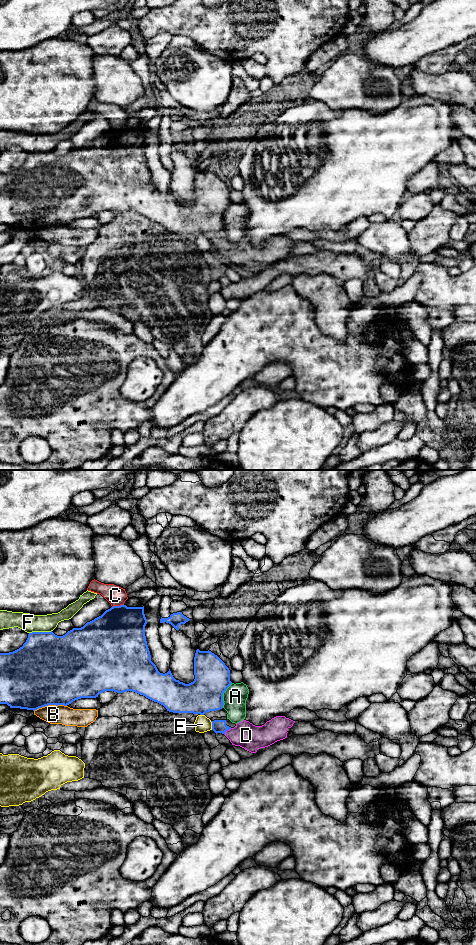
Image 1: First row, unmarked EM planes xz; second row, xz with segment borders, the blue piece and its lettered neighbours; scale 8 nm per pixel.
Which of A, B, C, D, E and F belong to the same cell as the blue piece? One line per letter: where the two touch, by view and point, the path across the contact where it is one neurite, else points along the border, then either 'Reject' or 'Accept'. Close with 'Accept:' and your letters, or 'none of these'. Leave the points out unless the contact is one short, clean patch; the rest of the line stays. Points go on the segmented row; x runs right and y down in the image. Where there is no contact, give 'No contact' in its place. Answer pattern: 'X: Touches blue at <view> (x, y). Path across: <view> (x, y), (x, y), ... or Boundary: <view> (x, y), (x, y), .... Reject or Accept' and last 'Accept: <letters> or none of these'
A: Touches blue at xz (222, 695). Reject
B: Touches blue at xz (50, 704). Reject
C: Touches blue at xz (117, 606). Reject
D: Touches blue at xz (227, 729). Path across: xz (218, 726), (227, 729), (235, 735), (246, 735). Accept
E: Touches blue at xz (212, 725). Boundary: xz (210, 721), (212, 729). Reject
F: Touches blue at xz (40, 632). Reject
Accept: D

